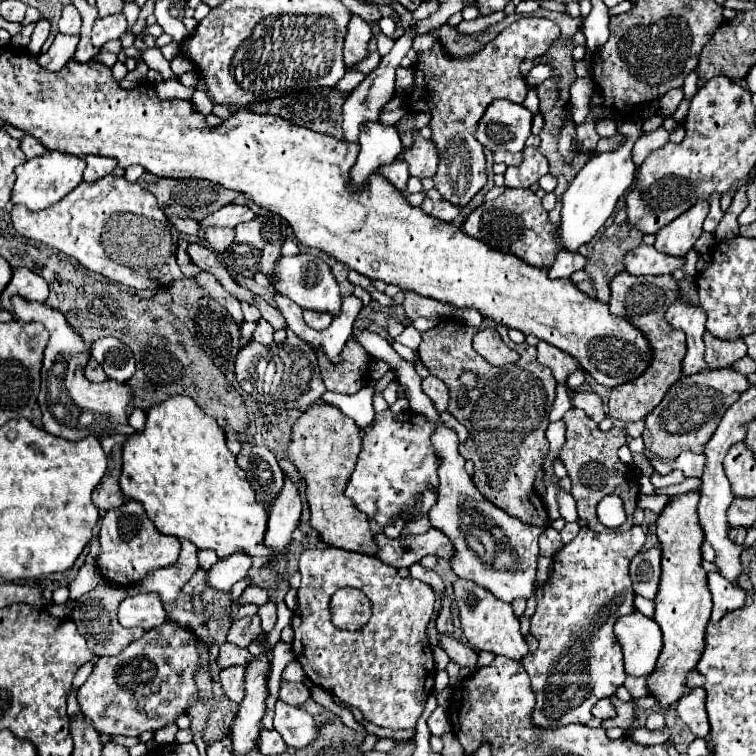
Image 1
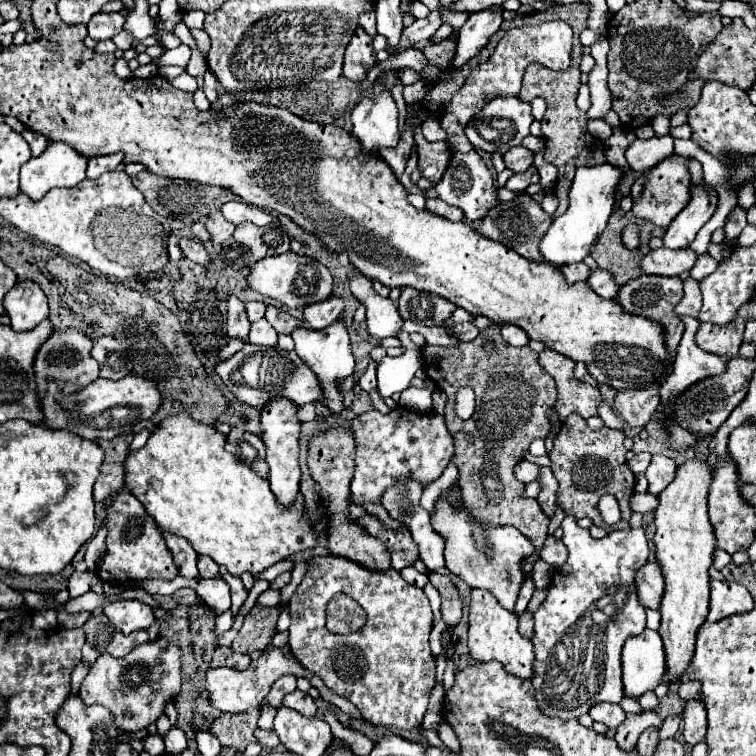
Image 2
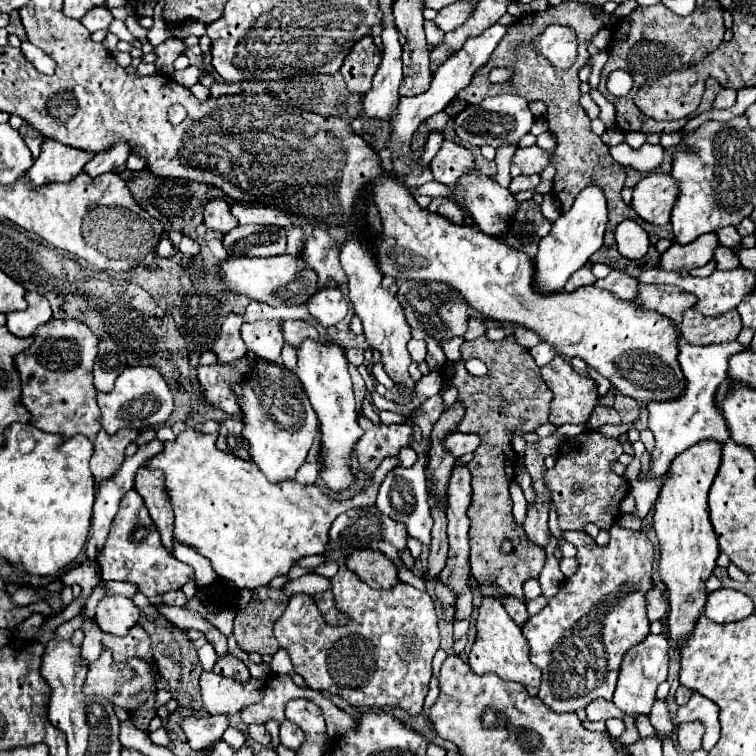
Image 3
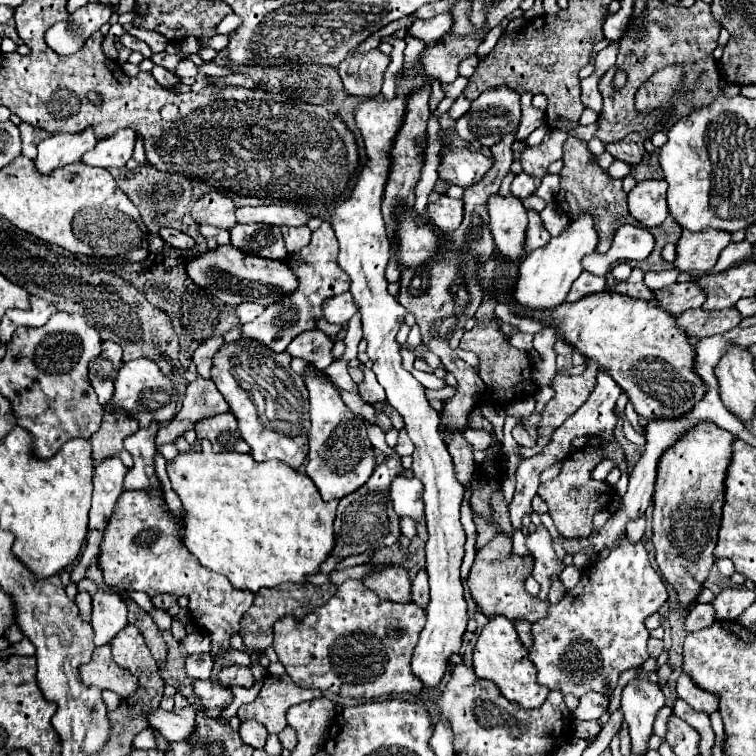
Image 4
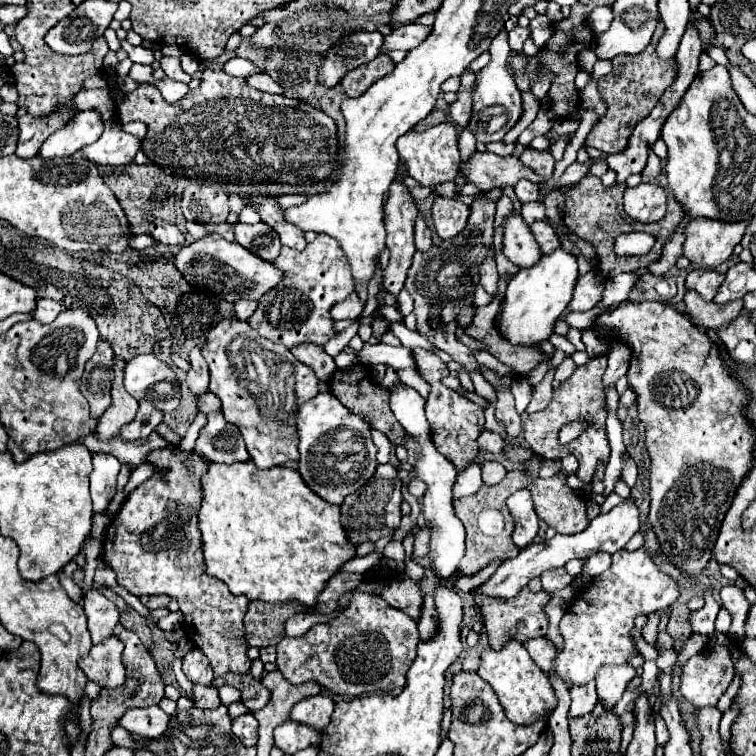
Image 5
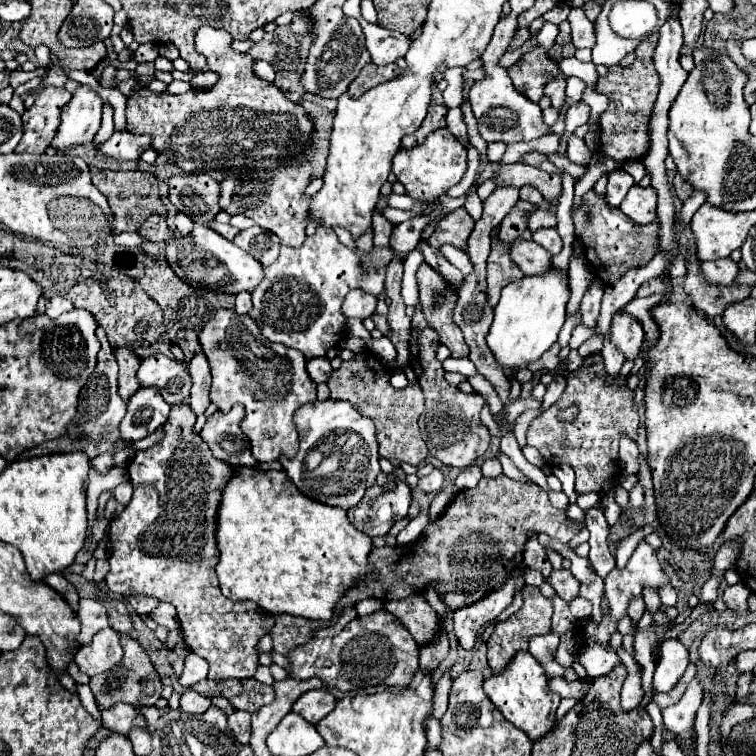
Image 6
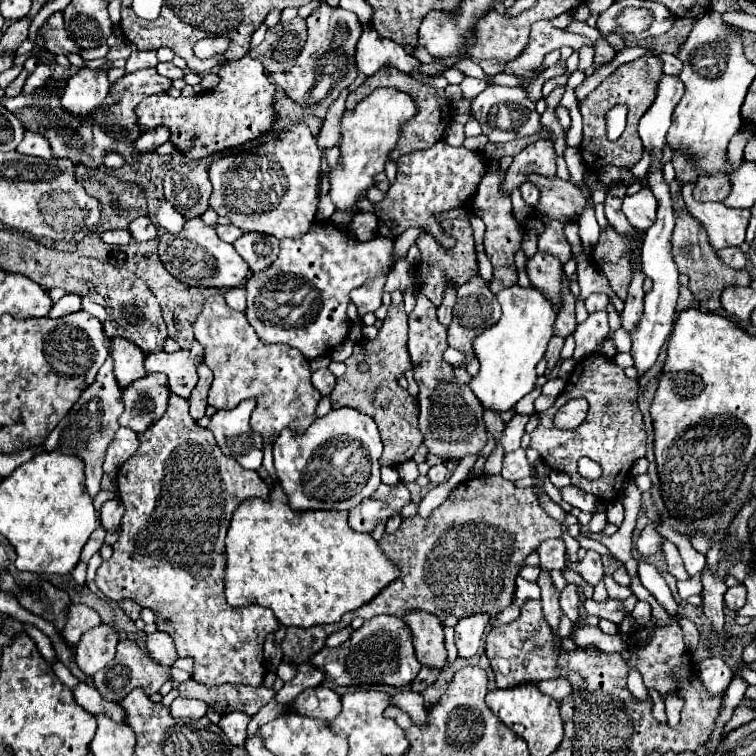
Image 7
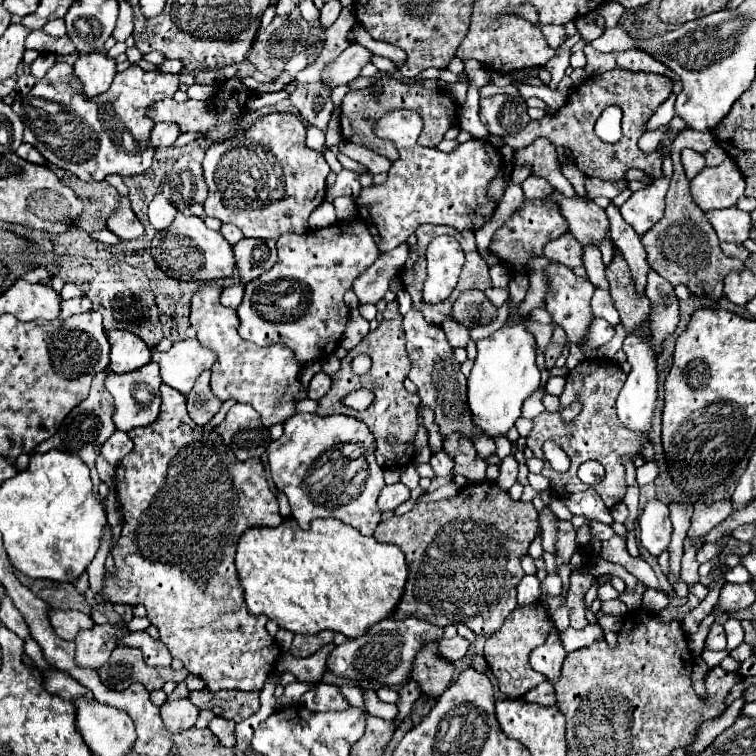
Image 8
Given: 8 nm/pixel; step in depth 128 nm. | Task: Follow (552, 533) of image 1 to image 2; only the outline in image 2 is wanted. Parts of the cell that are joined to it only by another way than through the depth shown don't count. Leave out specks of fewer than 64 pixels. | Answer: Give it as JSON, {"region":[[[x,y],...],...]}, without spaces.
{"region":[[[548,536],[542,550],[540,550],[540,560],[544,560],[550,566],[558,568],[558,566],[562,566],[566,562],[566,556],[568,556],[568,550],[566,550],[564,542],[560,538],[556,538],[556,536]]]}

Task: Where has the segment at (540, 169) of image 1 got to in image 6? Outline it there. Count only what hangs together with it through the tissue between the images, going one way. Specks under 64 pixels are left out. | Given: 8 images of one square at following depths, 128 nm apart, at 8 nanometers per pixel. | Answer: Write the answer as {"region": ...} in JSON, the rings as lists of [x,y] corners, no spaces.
{"region":[[[522,186],[520,188],[520,200],[526,200],[526,202],[532,202],[532,204],[538,204],[540,208],[548,208],[548,202],[542,198],[542,194],[532,188],[532,186]]]}

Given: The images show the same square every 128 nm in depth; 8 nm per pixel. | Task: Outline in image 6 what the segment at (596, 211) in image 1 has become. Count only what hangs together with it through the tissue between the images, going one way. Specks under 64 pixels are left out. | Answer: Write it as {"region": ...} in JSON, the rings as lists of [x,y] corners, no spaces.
{"region":[[[550,266],[544,274],[524,276],[518,282],[510,282],[494,308],[494,322],[486,336],[488,348],[498,360],[506,376],[512,376],[518,368],[526,368],[528,362],[540,358],[558,338],[558,332],[566,320],[566,304],[570,300],[568,274]]]}

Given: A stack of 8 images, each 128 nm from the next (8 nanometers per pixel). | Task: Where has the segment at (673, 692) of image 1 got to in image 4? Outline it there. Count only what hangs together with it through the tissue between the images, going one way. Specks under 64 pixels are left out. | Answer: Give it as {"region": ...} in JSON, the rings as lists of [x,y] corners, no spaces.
{"region":[[[702,422],[668,448],[658,462],[658,480],[652,502],[652,544],[656,548],[660,572],[676,590],[678,606],[686,612],[696,604],[700,588],[716,560],[714,548],[720,528],[722,492],[732,442],[734,436],[730,432],[710,422]]]}

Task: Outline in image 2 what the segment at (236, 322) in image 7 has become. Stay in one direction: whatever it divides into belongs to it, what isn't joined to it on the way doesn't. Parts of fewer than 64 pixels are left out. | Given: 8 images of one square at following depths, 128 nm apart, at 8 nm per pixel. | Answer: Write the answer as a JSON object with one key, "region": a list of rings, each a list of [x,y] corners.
{"region":[[[286,398],[270,400],[262,410],[262,440],[266,444],[266,462],[270,466],[270,488],[280,506],[294,506],[300,496],[300,466],[298,466],[298,434],[300,420],[296,418],[296,404]]]}

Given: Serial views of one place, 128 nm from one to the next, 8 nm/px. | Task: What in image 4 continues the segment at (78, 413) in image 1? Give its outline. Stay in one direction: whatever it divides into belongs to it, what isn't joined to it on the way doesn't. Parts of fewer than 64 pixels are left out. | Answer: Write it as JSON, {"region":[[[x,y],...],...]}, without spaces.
{"region":[[[138,358],[134,362],[126,362],[120,368],[120,374],[116,376],[116,392],[112,396],[112,402],[108,402],[104,410],[130,414],[130,418],[136,418],[140,426],[150,426],[150,422],[158,422],[158,424],[170,422],[170,418],[174,418],[176,414],[176,402],[178,402],[178,394],[170,378],[166,378],[152,360]]]}

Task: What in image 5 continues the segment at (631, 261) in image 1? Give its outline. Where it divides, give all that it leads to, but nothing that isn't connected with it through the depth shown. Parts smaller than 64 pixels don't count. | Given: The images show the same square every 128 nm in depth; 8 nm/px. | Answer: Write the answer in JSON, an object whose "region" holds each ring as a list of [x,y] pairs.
{"region":[[[698,218],[692,220],[684,234],[684,256],[696,268],[716,268],[732,256],[736,244],[740,244],[748,222],[718,222]]]}

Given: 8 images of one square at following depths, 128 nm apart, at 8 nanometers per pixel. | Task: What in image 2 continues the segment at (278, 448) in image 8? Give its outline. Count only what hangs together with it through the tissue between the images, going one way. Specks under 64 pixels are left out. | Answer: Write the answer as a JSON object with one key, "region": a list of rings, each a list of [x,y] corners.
{"region":[[[338,318],[336,322],[332,322],[328,328],[324,330],[310,330],[310,328],[298,328],[292,334],[294,342],[296,342],[296,352],[298,356],[316,372],[322,390],[324,390],[324,400],[328,404],[328,408],[334,414],[340,414],[344,404],[342,404],[342,396],[338,394],[338,380],[348,378],[354,372],[354,356],[350,350],[350,338],[348,338],[348,328],[344,318]]]}

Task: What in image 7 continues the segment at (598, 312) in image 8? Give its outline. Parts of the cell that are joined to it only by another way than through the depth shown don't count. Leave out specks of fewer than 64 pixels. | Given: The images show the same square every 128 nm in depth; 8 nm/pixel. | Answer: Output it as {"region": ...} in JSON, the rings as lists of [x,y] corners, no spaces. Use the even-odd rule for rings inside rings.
{"region":[[[590,294],[586,298],[586,310],[592,314],[592,312],[598,312],[598,310],[604,310],[608,304],[608,296],[606,294]],[[622,327],[617,329],[613,333],[613,341],[617,347],[618,352],[630,353],[631,340],[629,333],[626,332]]]}

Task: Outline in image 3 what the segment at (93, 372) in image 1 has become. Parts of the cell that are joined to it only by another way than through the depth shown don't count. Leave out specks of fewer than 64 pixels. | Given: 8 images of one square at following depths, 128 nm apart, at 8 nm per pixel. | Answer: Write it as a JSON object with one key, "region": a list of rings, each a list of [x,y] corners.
{"region":[[[50,320],[42,324],[34,334],[34,344],[16,356],[16,366],[22,378],[22,404],[32,414],[30,424],[44,432],[62,434],[64,438],[72,438],[76,434],[84,434],[94,438],[98,434],[98,416],[100,408],[96,404],[96,388],[92,384],[92,366],[98,352],[98,338],[92,330],[78,320]]]}

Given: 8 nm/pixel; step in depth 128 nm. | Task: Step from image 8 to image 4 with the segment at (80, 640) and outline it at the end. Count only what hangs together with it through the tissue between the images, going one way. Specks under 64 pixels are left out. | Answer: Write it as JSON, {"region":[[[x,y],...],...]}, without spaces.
{"region":[[[110,644],[94,650],[94,656],[88,664],[80,666],[80,678],[86,686],[98,686],[100,690],[112,690],[120,698],[130,698],[138,690],[138,678],[130,670],[120,668],[112,660]]]}

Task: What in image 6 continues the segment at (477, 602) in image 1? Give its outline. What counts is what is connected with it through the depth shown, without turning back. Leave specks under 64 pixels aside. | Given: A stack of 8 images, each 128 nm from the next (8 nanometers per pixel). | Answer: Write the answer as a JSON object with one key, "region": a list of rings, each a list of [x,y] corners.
{"region":[[[528,650],[516,652],[512,662],[504,666],[502,672],[492,674],[490,678],[484,680],[484,692],[490,696],[494,706],[504,714],[508,722],[512,722],[516,728],[524,730],[532,740],[542,738],[554,724],[554,714],[560,704],[560,696],[554,694],[548,686],[548,678],[542,670],[542,666],[536,662]]]}

